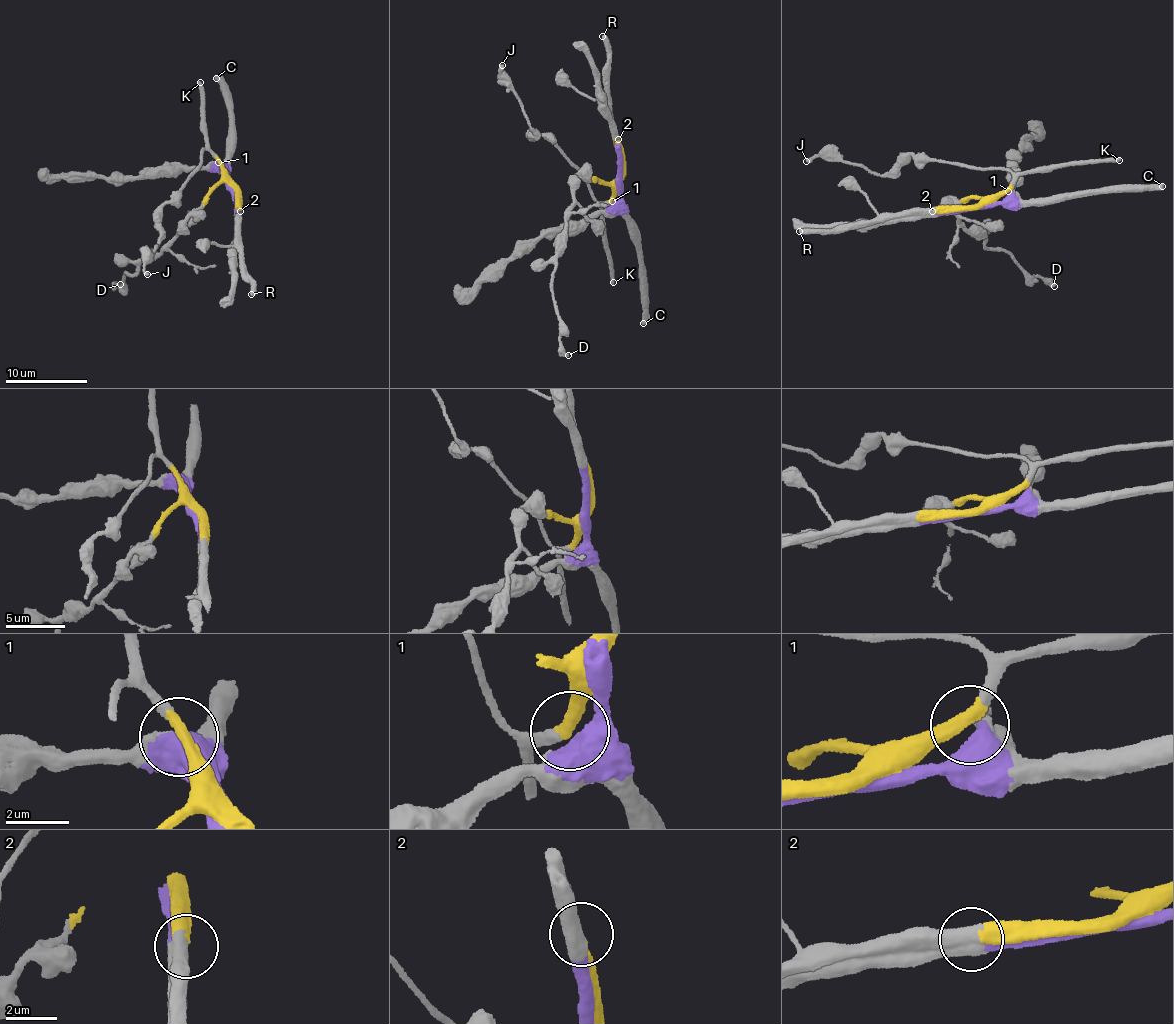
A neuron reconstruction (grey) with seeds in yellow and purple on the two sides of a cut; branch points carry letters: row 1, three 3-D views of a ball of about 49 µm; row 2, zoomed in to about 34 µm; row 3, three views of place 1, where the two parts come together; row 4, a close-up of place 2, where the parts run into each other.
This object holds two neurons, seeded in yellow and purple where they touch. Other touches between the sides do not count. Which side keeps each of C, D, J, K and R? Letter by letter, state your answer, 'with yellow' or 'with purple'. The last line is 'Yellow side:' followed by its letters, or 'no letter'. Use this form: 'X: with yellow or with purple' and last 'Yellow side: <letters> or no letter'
C: with purple
D: with yellow
J: with yellow
K: with yellow
R: with yellow
Yellow side: D, J, K, R

